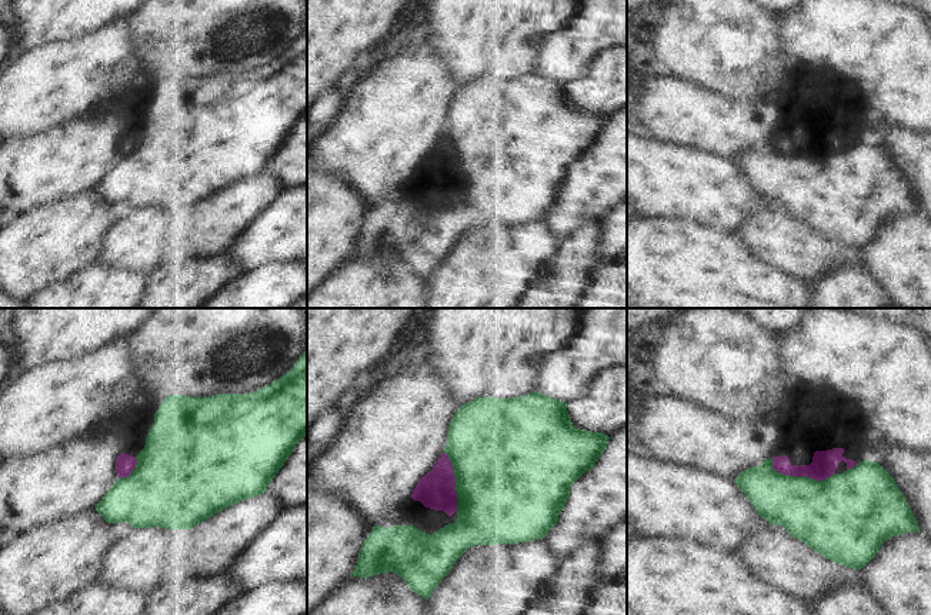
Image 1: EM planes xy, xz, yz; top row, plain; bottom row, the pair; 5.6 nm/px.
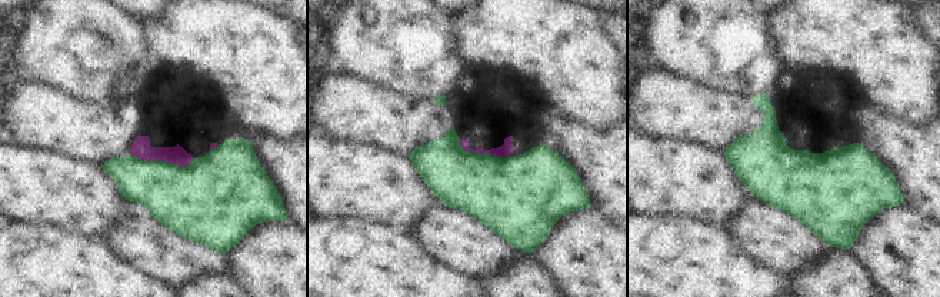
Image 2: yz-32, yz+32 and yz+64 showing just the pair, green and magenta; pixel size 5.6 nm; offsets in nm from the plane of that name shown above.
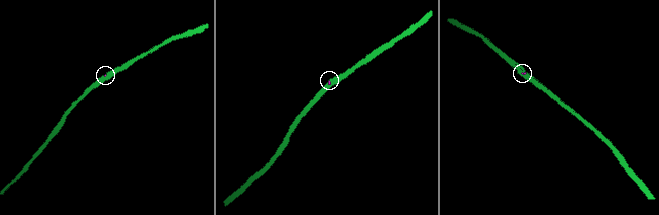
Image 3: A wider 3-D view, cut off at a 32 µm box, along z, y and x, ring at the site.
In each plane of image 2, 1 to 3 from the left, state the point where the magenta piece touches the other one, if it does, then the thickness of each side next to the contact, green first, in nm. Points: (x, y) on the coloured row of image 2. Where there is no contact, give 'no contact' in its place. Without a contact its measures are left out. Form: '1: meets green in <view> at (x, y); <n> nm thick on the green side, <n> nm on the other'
1: meets green in yz-32 at (162, 162); 360 nm thick on the green side, 110 nm on the other
2: meets green in yz+32 at (484, 153); 420 nm thick on the green side, 70 nm on the other
3: no contact

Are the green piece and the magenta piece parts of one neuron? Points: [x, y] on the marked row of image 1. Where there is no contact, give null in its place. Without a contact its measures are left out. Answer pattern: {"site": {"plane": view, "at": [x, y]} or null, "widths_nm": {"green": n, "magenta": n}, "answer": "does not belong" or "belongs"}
{"site": {"plane": "yz", "at": [800, 477]}, "widths_nm": {"green": 380, "magenta": 140}, "answer": "belongs"}

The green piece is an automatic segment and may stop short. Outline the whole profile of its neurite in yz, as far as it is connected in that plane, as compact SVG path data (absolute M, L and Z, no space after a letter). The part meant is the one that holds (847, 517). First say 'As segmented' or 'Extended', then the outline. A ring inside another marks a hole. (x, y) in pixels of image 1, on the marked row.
Extended. M844 448L815 451L810 465L791 465L787 455L773 457L760 467L743 471L734 482L770 525L782 525L787 534L827 559L858 571L875 556L888 538L921 531L894 478L878 462L865 459L857 464L847 459L844 451Z

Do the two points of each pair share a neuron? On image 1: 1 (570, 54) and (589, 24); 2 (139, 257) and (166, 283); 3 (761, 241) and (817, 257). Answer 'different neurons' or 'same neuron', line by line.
1: same neuron
2: different neurons
3: same neuron

